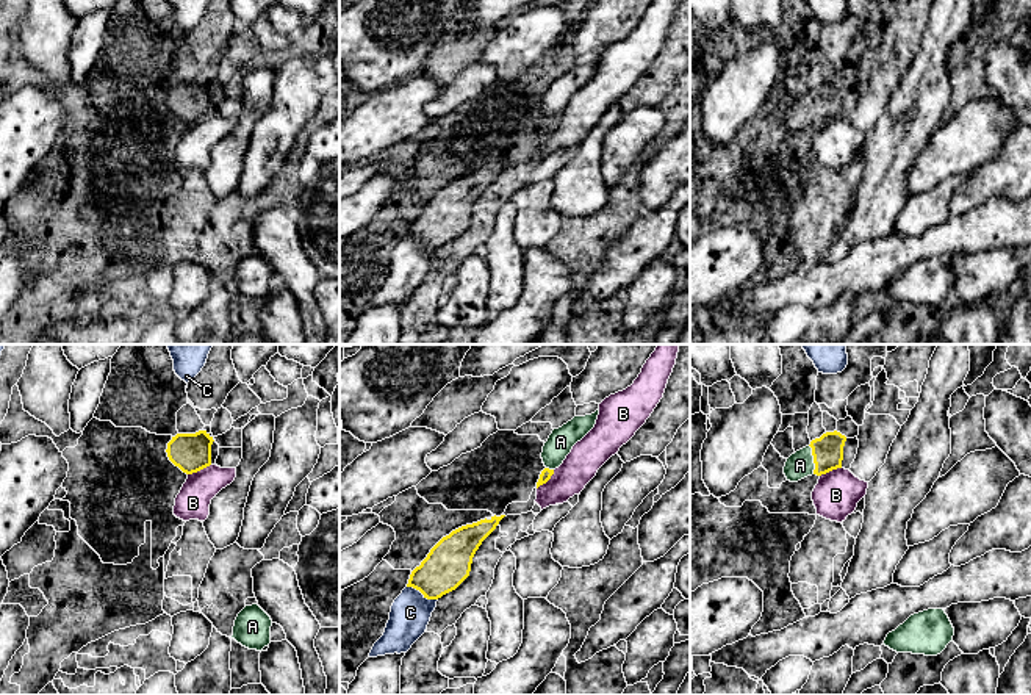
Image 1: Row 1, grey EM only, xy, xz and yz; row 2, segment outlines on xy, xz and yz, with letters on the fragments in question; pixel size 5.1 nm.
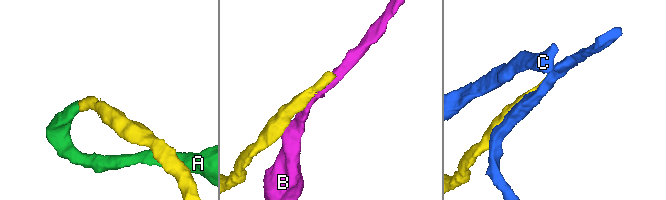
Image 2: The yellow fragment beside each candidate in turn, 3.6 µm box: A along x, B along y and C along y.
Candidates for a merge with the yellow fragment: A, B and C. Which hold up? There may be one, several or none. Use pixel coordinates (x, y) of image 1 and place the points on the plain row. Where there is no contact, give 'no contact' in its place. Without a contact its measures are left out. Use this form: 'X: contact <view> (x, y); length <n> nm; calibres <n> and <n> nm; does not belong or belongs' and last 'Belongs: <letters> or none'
A: contact yz (814, 108); length 150 nm; calibres 160 and 140 nm; belongs
B: contact xy (199, 119); length 130 nm; calibres 200 and 180 nm; does not belong
C: contact xz (423, 243); length 180 nm; calibres 240 and 200 nm; does not belong
Belongs: A

